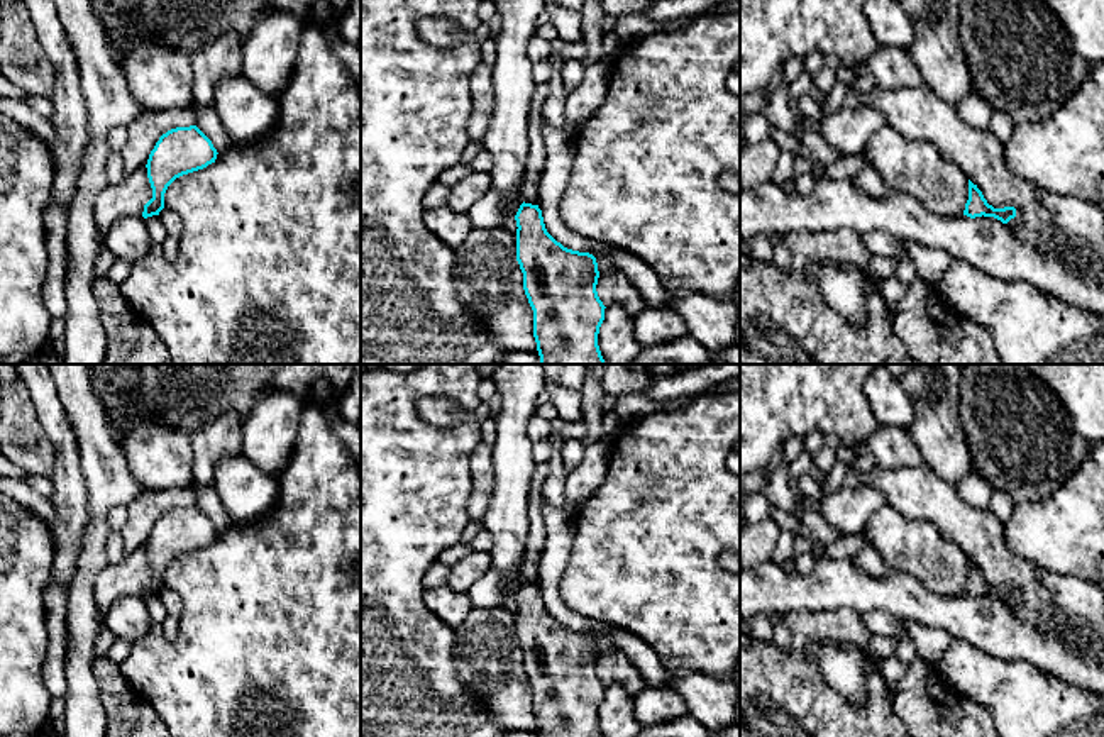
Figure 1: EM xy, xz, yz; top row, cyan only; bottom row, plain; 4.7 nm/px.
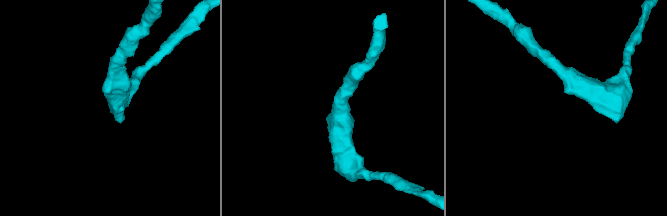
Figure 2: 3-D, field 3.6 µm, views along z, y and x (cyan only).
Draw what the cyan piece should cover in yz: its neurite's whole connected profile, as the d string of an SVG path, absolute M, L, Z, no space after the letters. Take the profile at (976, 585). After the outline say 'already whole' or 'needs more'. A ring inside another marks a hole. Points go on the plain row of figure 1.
M969 559L969 579L965 583L963 595L975 598L975 596L994 596L1002 603L1007 603L1011 598L1016 596L1014 586L994 588L987 583L982 571Z; already whole

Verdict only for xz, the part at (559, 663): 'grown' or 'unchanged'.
unchanged

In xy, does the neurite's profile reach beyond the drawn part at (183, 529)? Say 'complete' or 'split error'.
complete

